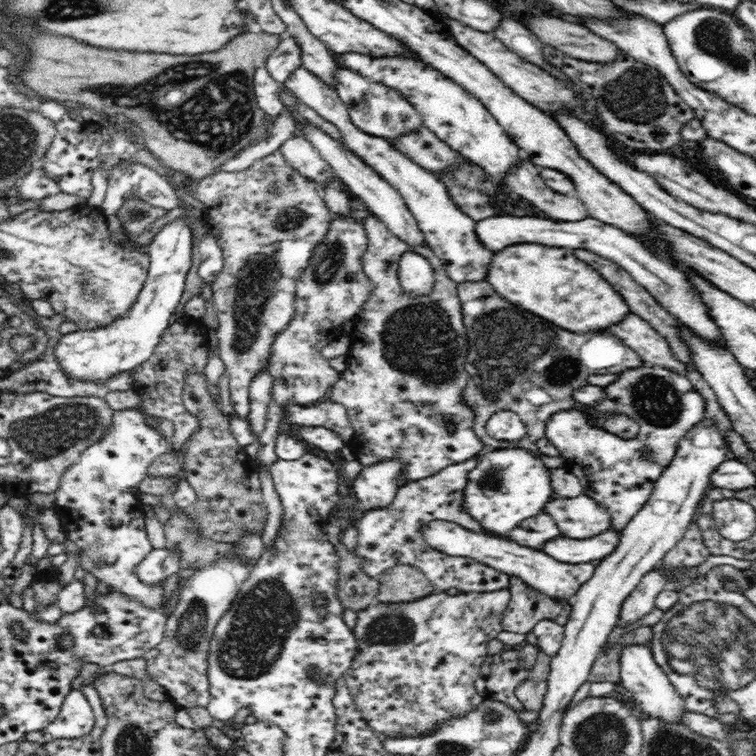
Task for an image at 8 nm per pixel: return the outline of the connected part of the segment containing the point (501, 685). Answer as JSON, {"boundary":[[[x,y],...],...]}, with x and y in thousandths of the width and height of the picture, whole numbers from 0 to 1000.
{"boundary":[[[679,858],[643,869],[628,905],[632,919],[640,927],[665,929],[677,939],[690,942],[692,931],[681,922],[681,911],[698,901],[700,886],[692,886],[689,876],[689,866]]]}

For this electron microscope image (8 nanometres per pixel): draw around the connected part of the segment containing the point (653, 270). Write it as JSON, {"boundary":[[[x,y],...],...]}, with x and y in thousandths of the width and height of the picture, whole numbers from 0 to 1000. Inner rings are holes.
{"boundary":[[[656,286],[656,288],[640,288],[630,292],[627,307],[638,325],[659,333],[675,323],[683,320],[714,320],[714,323],[728,323],[728,325],[751,325],[751,328],[775,328],[780,333],[788,333],[791,339],[812,345],[817,352],[825,354],[828,360],[847,378],[854,384],[886,413],[905,433],[911,434],[923,447],[933,450],[944,458],[960,458],[960,451],[955,446],[955,438],[944,423],[939,419],[934,401],[929,398],[926,388],[910,369],[910,364],[892,353],[886,345],[864,336],[851,320],[840,317],[828,310],[823,303],[815,303],[807,296],[802,296],[788,288],[772,288],[767,294],[733,294],[733,291],[720,291],[720,288],[704,288],[704,286]]]}

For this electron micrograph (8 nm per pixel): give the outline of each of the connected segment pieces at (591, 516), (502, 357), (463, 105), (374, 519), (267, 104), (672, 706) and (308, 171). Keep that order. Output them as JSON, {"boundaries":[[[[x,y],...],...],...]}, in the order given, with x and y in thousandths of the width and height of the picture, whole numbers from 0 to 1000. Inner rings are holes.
{"boundaries":[[[[772,652],[759,659],[733,657],[717,676],[733,688],[741,710],[770,714],[808,698],[804,673]]],[[[643,370],[604,374],[604,388],[619,454],[614,489],[620,499],[611,526],[627,546],[627,571],[642,587],[643,595],[692,593],[717,606],[730,620],[741,616],[746,619],[745,607],[716,601],[714,582],[721,578],[728,550],[767,537],[757,521],[766,509],[778,509],[778,497],[817,496],[825,489],[847,487],[856,480],[807,439],[786,439],[783,444],[775,444],[743,437],[730,426],[675,402]],[[663,542],[676,542],[688,549],[696,565],[696,579],[672,586],[656,582],[643,571],[646,554]]],[[[462,69],[447,73],[447,79],[462,91],[476,95],[476,98],[487,102],[487,104],[508,110],[511,114],[529,120],[548,139],[553,151],[558,152],[561,167],[565,167],[583,187],[593,190],[595,196],[615,206],[619,213],[634,218],[656,241],[664,241],[669,230],[675,228],[675,224],[689,213],[685,192],[680,190],[680,187],[669,177],[669,173],[648,151],[648,147],[626,124],[622,124],[611,114],[590,103],[581,93],[566,87],[556,78],[524,73],[492,75],[484,70]]],[[[634,601],[634,603],[627,603],[627,606],[616,608],[616,611],[597,614],[582,624],[574,626],[571,630],[557,632],[556,635],[541,636],[526,647],[521,661],[511,669],[511,672],[497,672],[497,675],[485,675],[481,677],[480,683],[468,696],[472,701],[474,722],[471,722],[468,730],[466,730],[466,733],[476,739],[481,758],[487,759],[489,763],[497,765],[507,757],[511,757],[513,751],[524,749],[524,746],[538,746],[540,749],[554,751],[571,771],[577,783],[590,782],[594,778],[603,778],[603,780],[607,780],[610,784],[651,783],[657,782],[659,779],[673,780],[673,761],[669,758],[663,758],[660,754],[656,754],[656,751],[642,747],[622,737],[586,735],[581,729],[577,729],[575,725],[571,725],[558,709],[558,696],[563,696],[563,693],[575,688],[602,690],[611,698],[623,701],[624,704],[635,704],[635,701],[639,701],[638,694],[627,685],[623,685],[611,671],[612,646],[616,643],[619,626],[624,623],[626,619],[630,619],[635,602],[636,601]]],[[[351,87],[339,91],[333,104],[340,140],[357,153],[368,153],[377,143],[369,131],[370,110],[356,99]]],[[[833,852],[821,864],[823,907],[836,917],[841,930],[857,948],[872,951],[881,959],[903,959],[909,933],[897,918],[878,886],[866,876],[860,857],[851,852]]],[[[389,180],[377,185],[369,196],[376,212],[394,229],[411,237],[422,250],[433,242],[448,238],[442,224],[423,206],[418,194],[402,181]]]]}

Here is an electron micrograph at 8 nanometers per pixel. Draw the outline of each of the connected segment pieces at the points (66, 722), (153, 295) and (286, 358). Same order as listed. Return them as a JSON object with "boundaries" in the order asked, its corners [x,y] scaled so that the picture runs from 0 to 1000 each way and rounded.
{"boundaries":[[[[95,913],[73,955],[49,968],[37,968],[33,980],[60,984],[74,978],[111,976],[122,968],[126,946],[107,913]]],[[[235,288],[221,295],[196,323],[194,366],[172,413],[139,433],[82,443],[67,475],[82,483],[90,499],[127,507],[136,507],[142,500],[175,489],[196,476],[230,422],[233,405],[243,386],[246,362],[254,352],[254,323],[254,306],[242,291]]],[[[444,287],[437,294],[431,316],[415,328],[407,352],[390,373],[392,415],[376,438],[370,438],[358,455],[354,493],[362,499],[360,532],[352,548],[349,571],[343,577],[344,593],[336,607],[339,616],[357,616],[366,611],[364,590],[368,575],[377,567],[374,548],[384,533],[413,536],[431,528],[450,493],[437,485],[425,463],[435,454],[439,434],[467,423],[495,384],[493,373],[481,362],[478,348],[485,333],[485,313],[480,296],[467,288]]]]}

